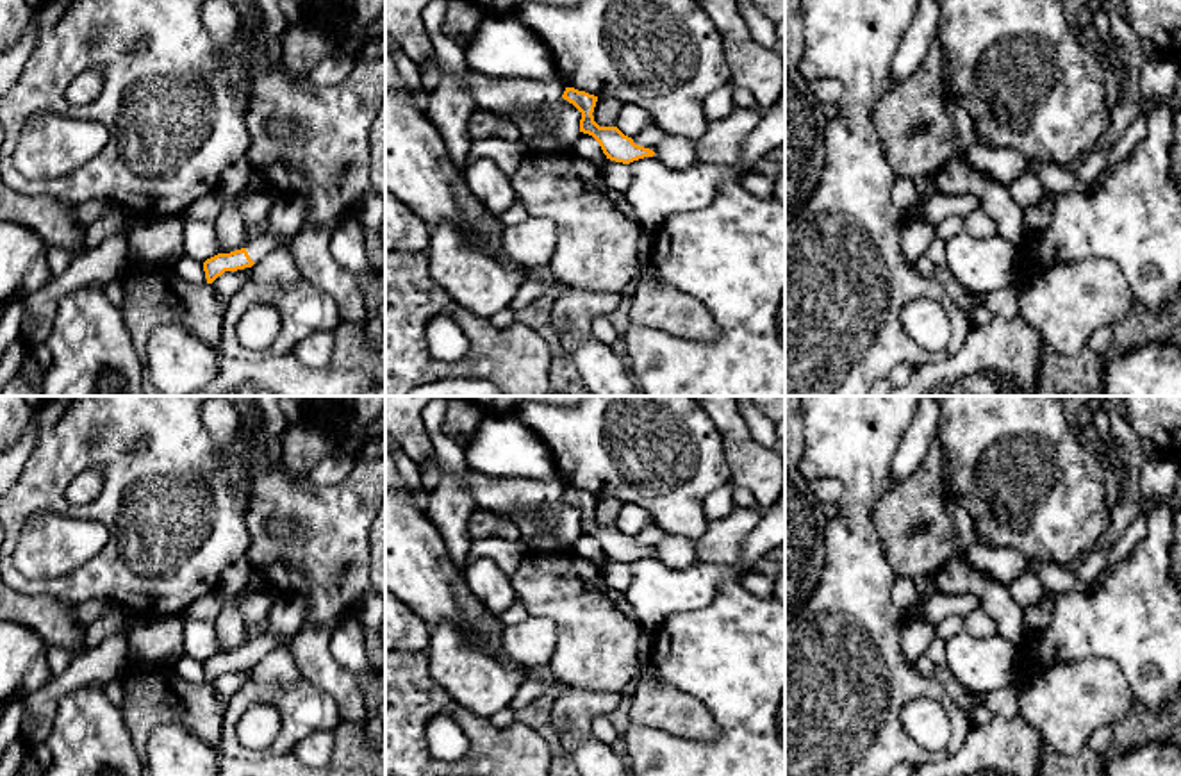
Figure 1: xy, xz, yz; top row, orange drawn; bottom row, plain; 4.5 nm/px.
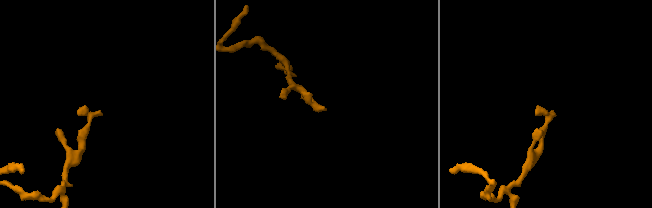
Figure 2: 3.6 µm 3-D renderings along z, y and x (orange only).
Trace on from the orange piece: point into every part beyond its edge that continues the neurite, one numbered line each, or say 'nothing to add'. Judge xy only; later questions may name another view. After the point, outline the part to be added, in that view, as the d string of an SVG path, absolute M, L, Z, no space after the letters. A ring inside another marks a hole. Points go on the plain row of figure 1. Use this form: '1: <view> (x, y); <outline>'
1: xy (257, 648); M268 630L257 639L246 642L246 651L253 662L260 660L277 648L289 648L289 640L282 639L277 632Z

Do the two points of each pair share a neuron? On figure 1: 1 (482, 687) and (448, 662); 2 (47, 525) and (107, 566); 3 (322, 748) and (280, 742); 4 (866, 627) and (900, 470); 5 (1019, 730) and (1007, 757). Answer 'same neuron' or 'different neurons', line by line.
1: same neuron
2: different neurons
3: different neurons
4: different neurons
5: same neuron

